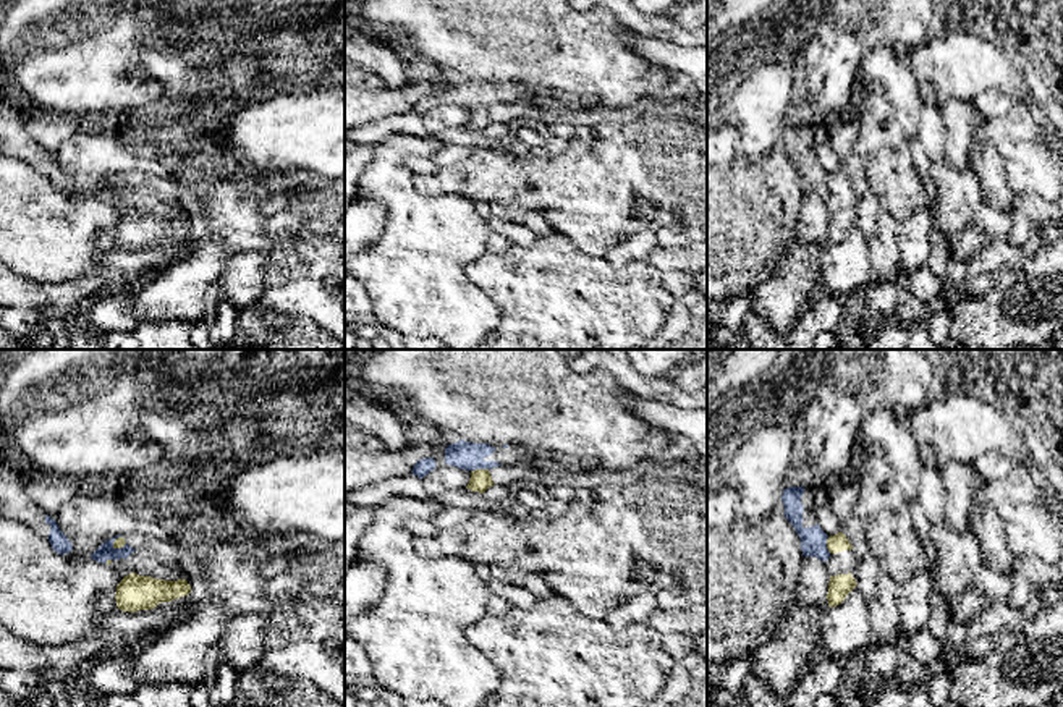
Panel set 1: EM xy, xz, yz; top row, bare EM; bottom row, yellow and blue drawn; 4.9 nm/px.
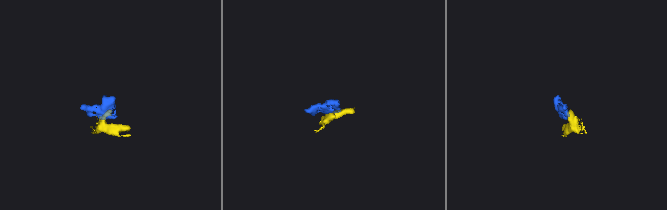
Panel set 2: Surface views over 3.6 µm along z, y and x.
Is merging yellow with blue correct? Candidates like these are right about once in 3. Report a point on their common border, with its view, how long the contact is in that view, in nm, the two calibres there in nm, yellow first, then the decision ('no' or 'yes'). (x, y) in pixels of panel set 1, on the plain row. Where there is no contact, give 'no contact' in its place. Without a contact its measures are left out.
xz (479, 107) | 90 nm | 110/140 nm | no

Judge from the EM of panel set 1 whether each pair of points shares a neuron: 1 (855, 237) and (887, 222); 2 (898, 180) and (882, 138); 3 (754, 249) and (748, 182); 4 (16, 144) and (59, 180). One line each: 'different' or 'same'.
1: different
2: same
3: same
4: same

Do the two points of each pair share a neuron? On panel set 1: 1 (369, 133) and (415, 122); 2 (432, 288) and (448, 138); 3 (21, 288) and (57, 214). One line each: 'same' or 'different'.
1: same
2: different
3: different

